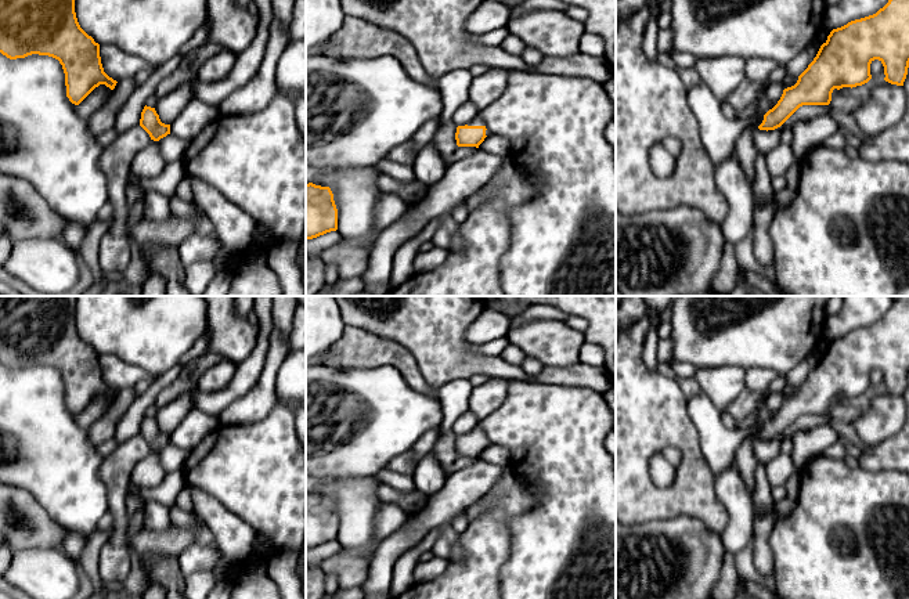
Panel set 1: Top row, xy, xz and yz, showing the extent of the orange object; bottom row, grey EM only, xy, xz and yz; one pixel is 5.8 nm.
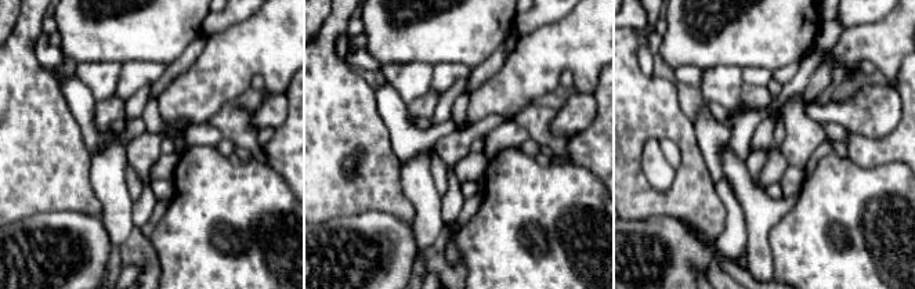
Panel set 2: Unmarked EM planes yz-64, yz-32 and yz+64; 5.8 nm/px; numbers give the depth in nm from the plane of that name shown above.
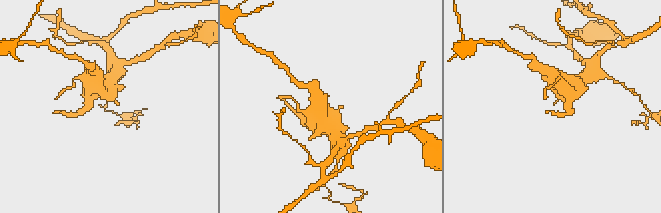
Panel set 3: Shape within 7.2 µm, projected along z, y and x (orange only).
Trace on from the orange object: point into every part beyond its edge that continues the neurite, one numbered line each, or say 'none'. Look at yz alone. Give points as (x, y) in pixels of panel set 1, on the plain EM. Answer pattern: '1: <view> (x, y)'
none

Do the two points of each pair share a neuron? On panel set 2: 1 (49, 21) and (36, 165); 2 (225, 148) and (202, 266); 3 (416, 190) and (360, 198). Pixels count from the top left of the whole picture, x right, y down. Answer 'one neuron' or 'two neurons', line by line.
1: two neurons
2: two neurons
3: two neurons

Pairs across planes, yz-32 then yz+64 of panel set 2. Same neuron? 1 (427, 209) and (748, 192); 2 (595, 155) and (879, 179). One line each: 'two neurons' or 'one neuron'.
1: two neurons
2: two neurons

